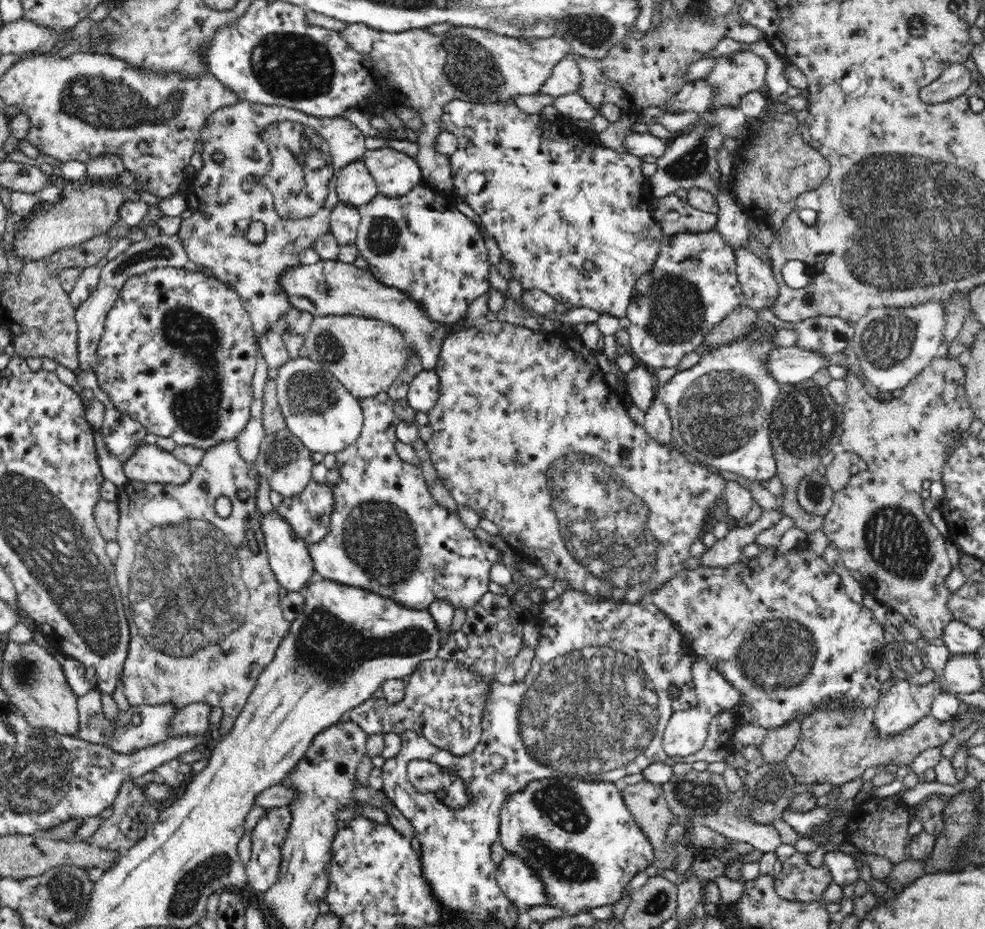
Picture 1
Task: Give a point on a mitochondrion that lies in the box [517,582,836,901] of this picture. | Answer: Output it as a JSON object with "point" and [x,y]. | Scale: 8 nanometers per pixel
{"point":[777,654]}

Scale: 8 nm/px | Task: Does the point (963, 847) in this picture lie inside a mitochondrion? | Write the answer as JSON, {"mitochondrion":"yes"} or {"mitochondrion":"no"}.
{"mitochondrion":"yes"}

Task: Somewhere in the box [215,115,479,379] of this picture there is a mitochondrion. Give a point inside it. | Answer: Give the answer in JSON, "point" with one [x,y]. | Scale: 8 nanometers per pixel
{"point":[294,155]}

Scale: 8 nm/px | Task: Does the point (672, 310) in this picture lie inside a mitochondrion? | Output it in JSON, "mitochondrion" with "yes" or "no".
{"mitochondrion":"yes"}

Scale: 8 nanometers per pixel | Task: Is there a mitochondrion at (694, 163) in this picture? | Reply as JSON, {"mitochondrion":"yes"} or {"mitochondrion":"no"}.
{"mitochondrion":"yes"}

